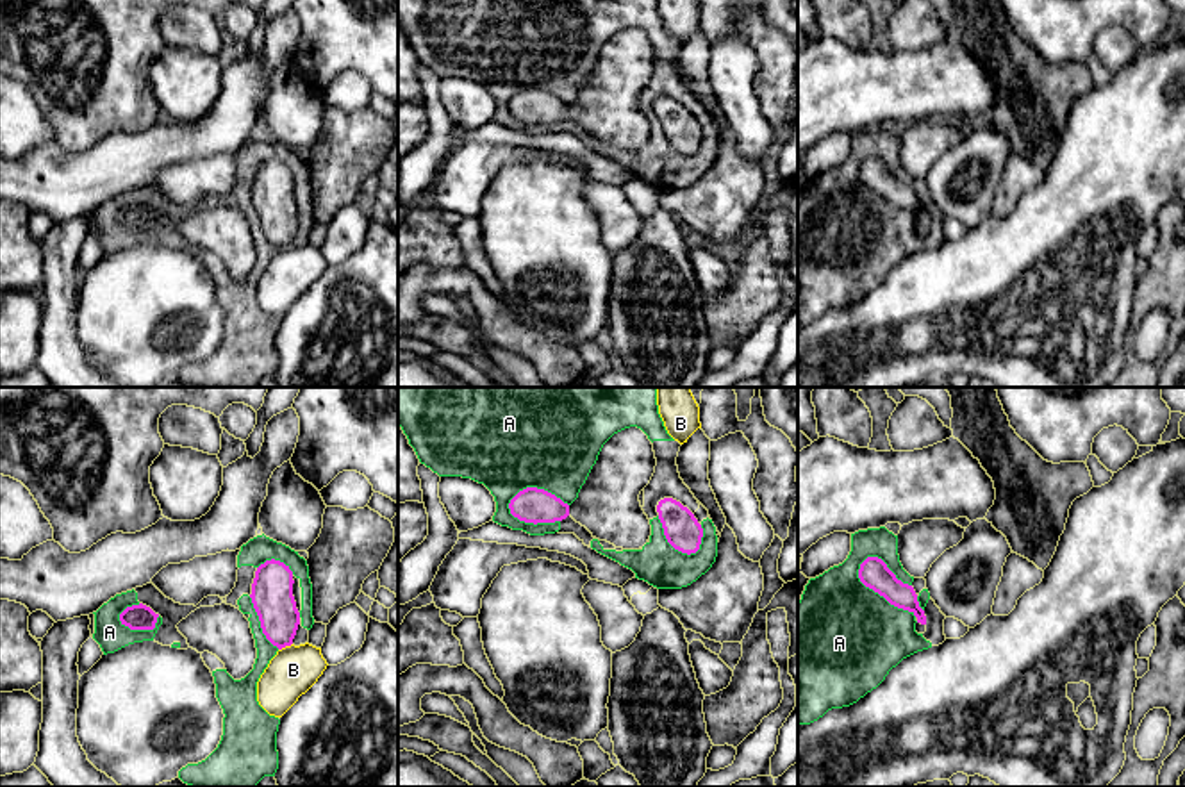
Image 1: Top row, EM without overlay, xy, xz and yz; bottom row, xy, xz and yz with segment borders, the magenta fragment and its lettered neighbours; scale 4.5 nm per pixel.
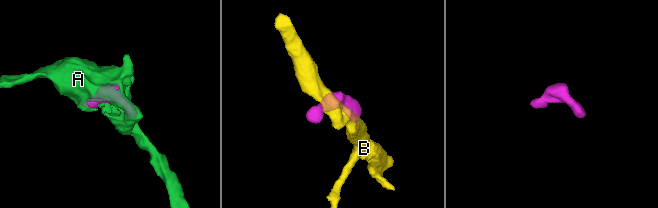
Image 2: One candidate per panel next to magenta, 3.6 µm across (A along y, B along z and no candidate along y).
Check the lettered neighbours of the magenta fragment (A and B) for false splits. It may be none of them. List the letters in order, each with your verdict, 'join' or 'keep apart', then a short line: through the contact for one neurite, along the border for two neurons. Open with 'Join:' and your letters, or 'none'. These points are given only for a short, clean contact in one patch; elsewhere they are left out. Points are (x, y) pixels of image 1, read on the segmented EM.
Join: none
A: keep apart
B: keep apart | xy (291, 643), (279, 650)

